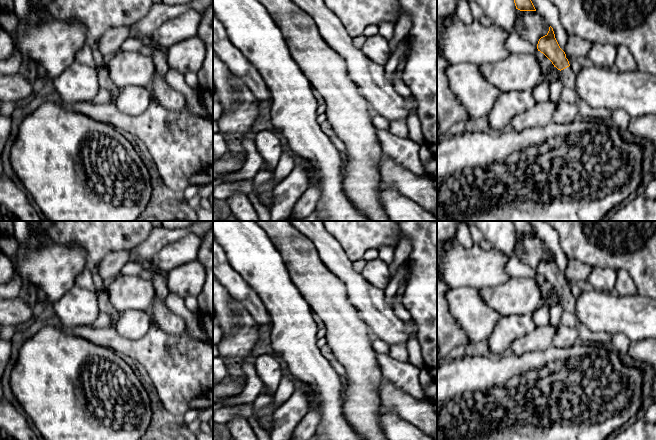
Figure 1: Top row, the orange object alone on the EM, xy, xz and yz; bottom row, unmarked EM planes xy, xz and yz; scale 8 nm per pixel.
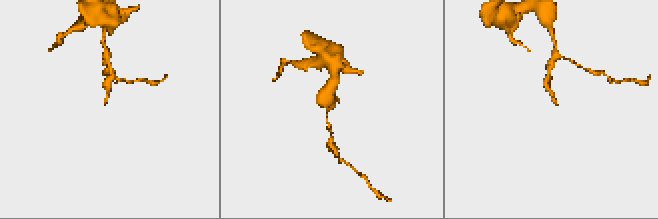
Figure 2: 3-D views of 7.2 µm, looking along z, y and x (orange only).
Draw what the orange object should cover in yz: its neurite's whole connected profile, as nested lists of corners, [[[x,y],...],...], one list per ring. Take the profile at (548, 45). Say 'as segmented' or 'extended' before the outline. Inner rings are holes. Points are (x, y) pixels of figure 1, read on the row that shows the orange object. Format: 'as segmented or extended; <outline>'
extended; [[[551,26],[549,27],[548,33],[539,39],[537,49],[552,62],[554,67],[561,71],[561,81],[563,85],[575,91],[576,75],[570,68],[566,54],[560,48]]]

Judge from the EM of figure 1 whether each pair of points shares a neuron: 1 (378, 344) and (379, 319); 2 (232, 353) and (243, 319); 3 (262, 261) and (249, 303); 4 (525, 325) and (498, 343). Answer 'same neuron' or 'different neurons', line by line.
1: different neurons
2: same neuron
3: different neurons
4: same neuron

